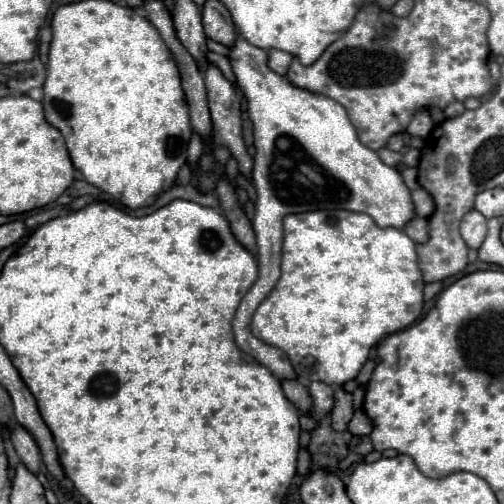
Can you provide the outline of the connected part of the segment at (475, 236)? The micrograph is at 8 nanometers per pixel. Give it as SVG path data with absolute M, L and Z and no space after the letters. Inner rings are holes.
M476 209L468 211L460 223L460 235L470 249L478 249L486 237L486 217Z

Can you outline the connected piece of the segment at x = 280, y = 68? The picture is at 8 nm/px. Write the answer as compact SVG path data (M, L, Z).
M278 49L268 51L268 65L270 65L270 69L274 69L280 75L286 75L290 61L292 61L292 55L286 51L278 51Z

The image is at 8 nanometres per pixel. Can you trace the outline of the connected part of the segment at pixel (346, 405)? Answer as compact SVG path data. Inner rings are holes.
M338 389L334 395L336 403L332 409L332 429L334 431L346 431L350 417L352 417L352 395L346 393L344 389Z

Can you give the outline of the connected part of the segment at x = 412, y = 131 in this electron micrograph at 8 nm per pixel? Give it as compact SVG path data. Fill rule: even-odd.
M422 109L422 111L418 111L418 113L414 115L414 119L412 119L412 123L408 125L406 133L412 135L412 137L422 137L422 139L426 139L432 129L434 129L432 117L430 117L430 113L428 113L426 109Z

